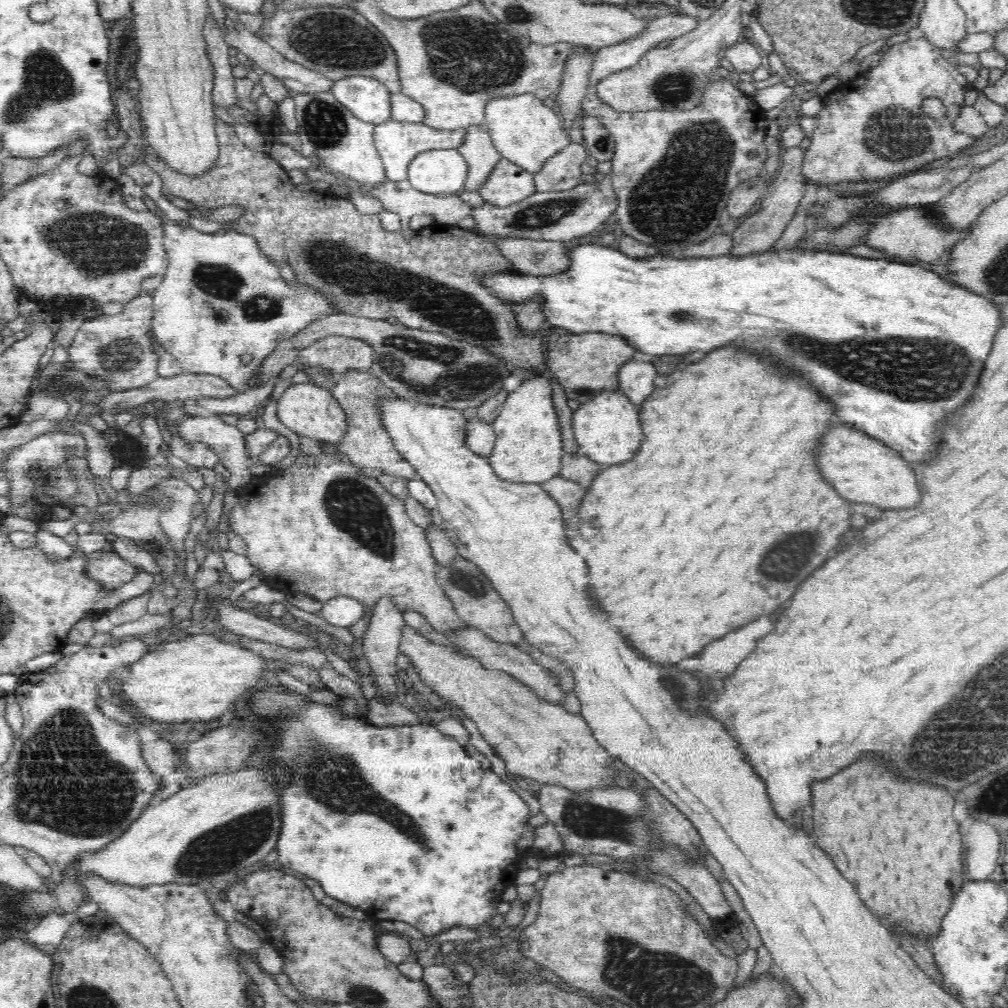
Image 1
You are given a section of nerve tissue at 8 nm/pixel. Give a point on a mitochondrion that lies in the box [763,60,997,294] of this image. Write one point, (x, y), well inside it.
(892, 132)

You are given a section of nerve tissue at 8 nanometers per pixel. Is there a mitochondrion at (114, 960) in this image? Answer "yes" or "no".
no

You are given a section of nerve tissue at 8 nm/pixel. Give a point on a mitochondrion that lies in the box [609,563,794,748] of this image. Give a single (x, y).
(684, 689)

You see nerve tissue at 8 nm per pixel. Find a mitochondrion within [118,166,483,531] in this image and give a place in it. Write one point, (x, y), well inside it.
(217, 280)

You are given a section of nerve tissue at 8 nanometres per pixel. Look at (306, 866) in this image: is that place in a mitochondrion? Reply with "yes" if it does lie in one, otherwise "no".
no

